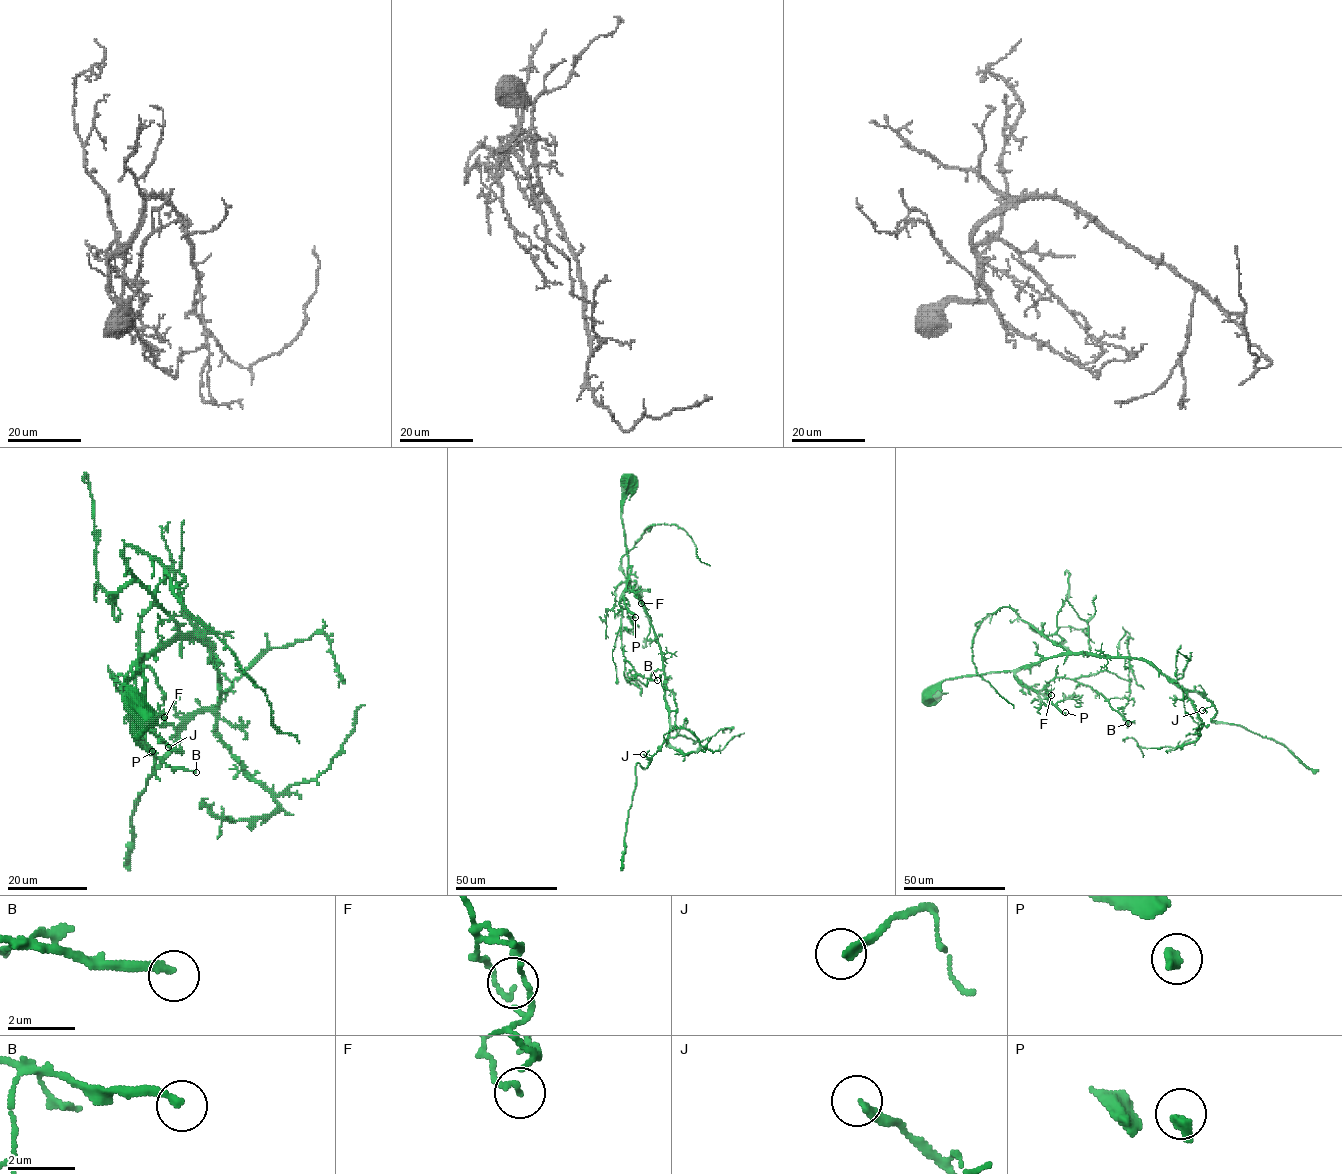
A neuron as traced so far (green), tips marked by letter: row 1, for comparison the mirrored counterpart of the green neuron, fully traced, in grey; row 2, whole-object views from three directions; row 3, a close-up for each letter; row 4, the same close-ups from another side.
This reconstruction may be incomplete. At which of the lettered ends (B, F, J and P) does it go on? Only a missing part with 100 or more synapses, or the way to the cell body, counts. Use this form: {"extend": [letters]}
{"extend": ["P"]}

